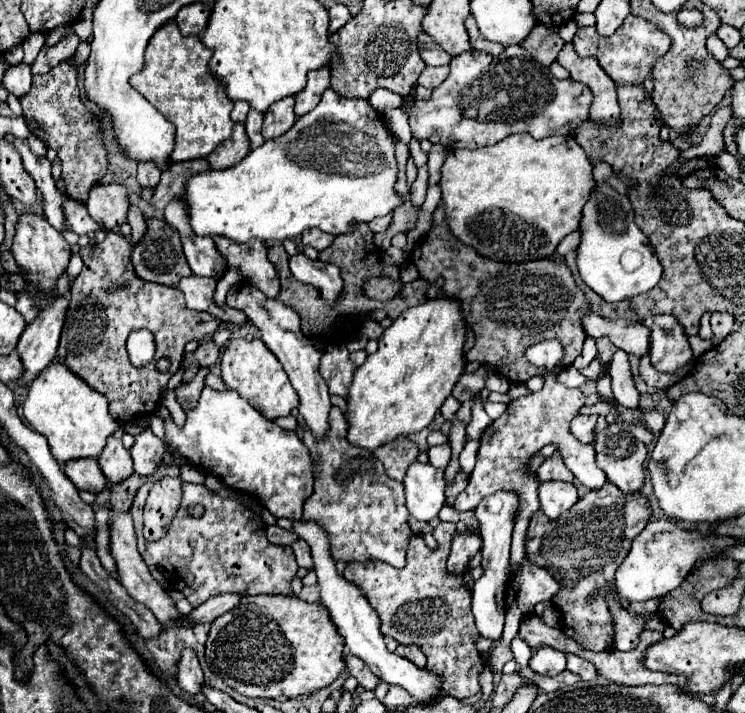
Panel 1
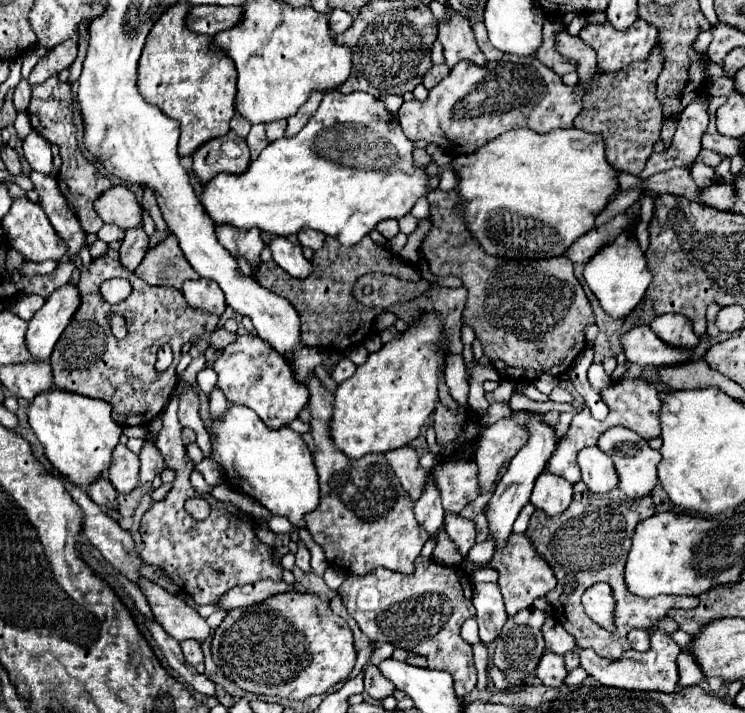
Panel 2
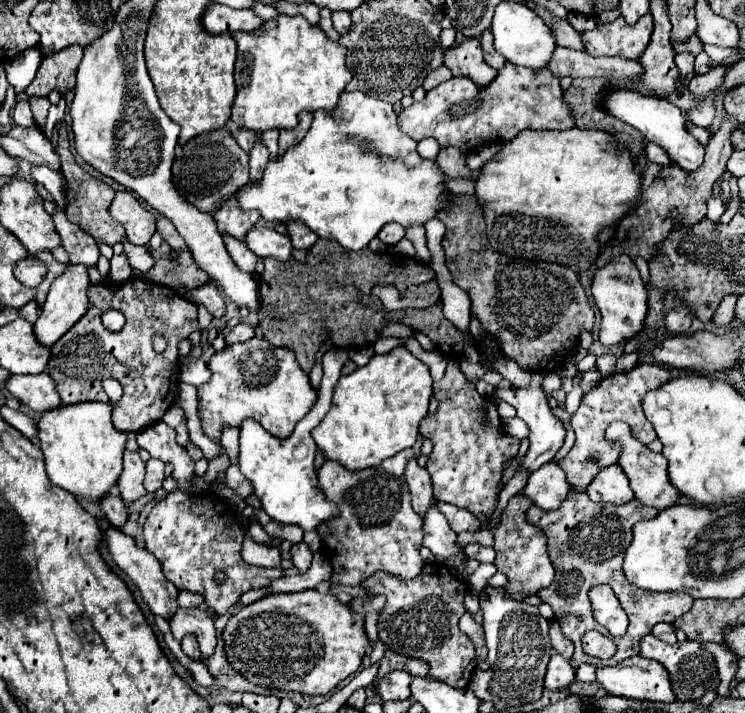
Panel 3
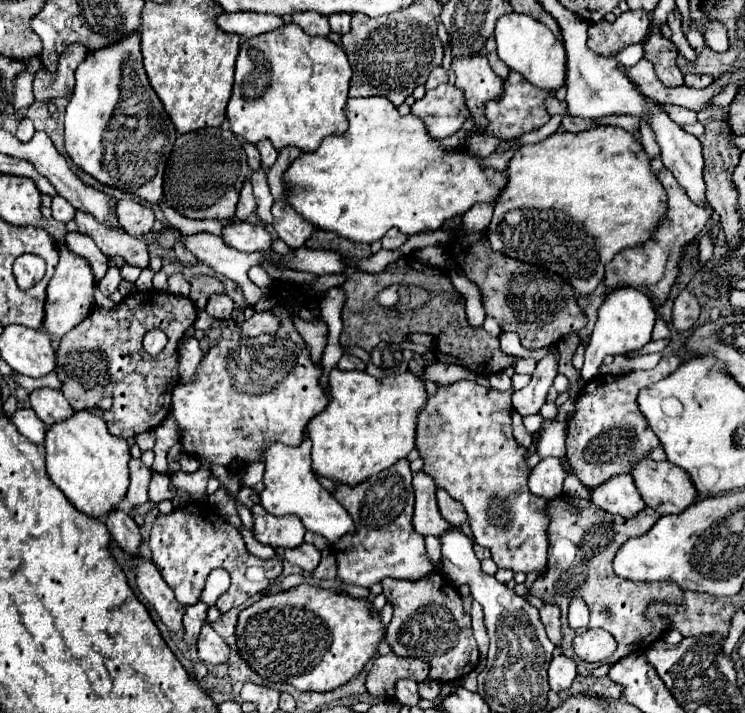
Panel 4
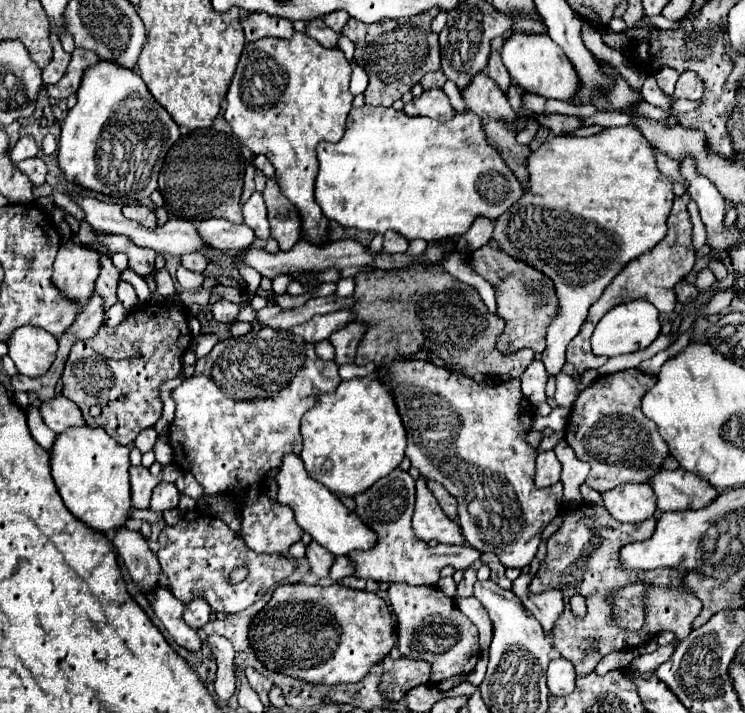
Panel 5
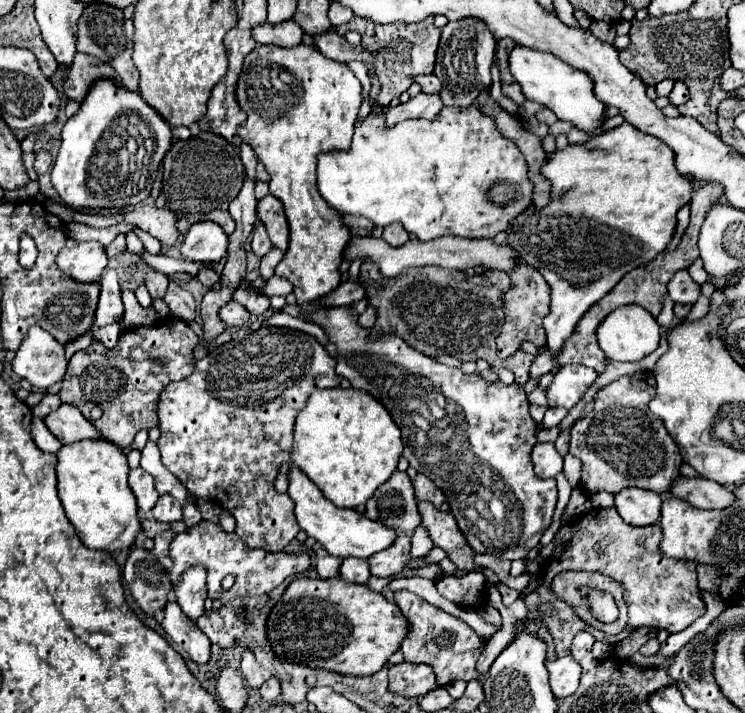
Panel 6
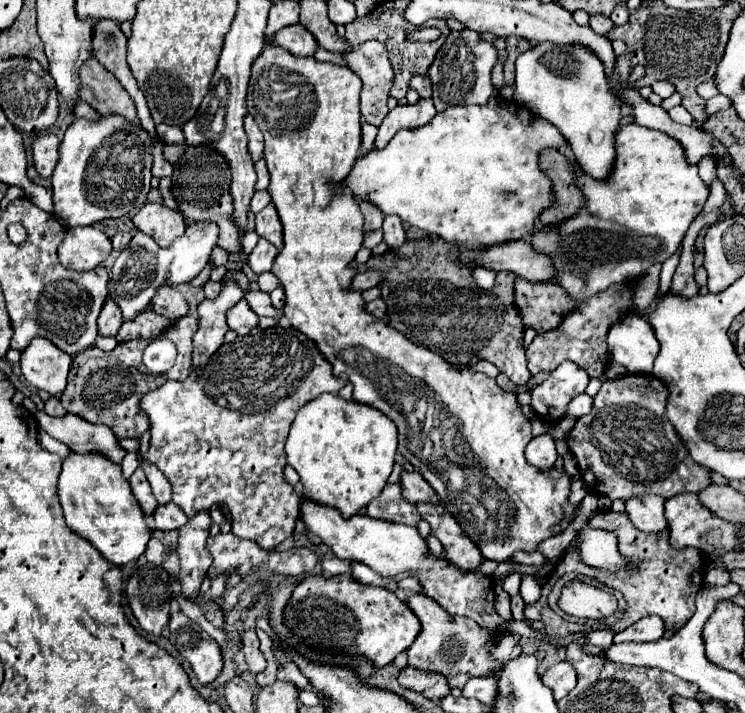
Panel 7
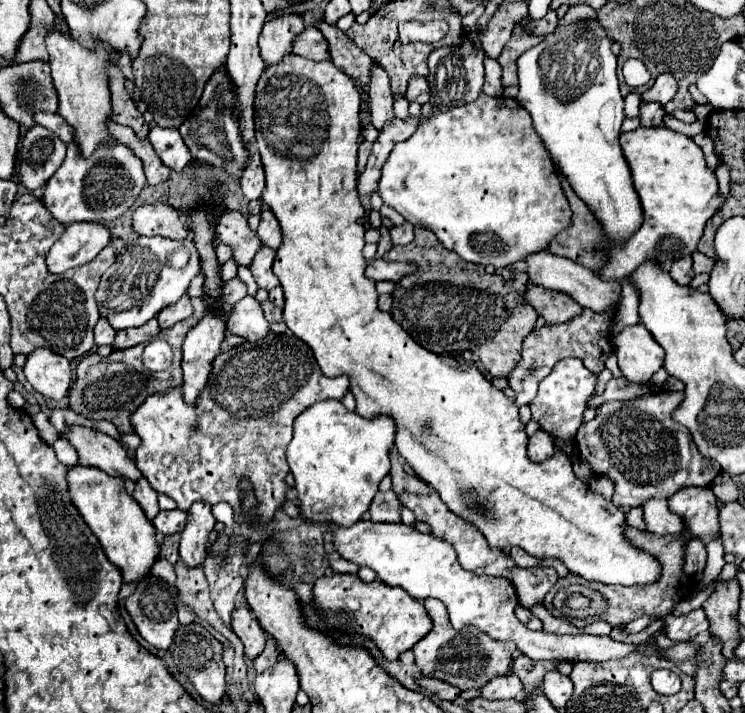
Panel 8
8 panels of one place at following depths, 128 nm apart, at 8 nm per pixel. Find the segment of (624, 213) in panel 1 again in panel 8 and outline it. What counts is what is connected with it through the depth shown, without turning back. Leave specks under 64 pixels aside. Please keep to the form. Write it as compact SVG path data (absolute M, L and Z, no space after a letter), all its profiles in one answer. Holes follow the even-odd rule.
M644 324L628 326L614 338L618 368L630 382L650 382L654 372L664 364L664 350Z

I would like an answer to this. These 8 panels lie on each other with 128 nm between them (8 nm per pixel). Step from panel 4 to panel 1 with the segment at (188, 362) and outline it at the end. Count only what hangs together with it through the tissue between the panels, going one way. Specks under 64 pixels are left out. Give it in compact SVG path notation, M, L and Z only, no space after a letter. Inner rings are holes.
M204 386L198 406L186 414L184 428L178 428L168 410L160 404L156 410L166 424L168 442L180 450L180 456L200 470L218 476L228 488L256 498L276 518L300 520L304 502L312 496L312 458L296 432L284 430L254 410L240 394L232 390L216 392Z

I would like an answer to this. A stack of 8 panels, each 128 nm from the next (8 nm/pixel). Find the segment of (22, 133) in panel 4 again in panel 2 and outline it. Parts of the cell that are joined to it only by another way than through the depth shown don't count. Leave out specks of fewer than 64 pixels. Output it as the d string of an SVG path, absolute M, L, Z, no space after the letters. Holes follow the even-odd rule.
M22 80L14 88L14 106L16 106L16 112L26 112L28 104L30 104L30 84Z

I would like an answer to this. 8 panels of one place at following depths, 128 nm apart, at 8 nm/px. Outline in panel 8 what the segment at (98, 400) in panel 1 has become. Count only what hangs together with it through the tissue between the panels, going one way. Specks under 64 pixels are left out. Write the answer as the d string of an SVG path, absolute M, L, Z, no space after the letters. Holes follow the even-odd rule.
M74 466L68 470L68 484L74 506L100 540L108 560L122 572L124 582L138 582L140 578L148 576L154 562L158 560L156 530L138 502L124 490L124 480L112 478L98 468Z

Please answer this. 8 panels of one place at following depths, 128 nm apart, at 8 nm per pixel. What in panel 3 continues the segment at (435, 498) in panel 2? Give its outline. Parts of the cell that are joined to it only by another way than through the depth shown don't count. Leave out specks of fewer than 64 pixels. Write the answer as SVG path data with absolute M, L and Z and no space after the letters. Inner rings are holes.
M432 504L428 516L424 516L424 546L428 546L432 554L442 556L450 568L464 574L464 562L468 556L456 542L456 534L452 534L448 520L436 510L436 504Z

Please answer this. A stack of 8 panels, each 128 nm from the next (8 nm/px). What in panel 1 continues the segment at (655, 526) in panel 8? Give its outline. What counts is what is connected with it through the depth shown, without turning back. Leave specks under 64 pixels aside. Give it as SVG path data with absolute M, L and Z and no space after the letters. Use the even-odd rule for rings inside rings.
M544 340L538 342L534 346L530 346L526 350L526 358L530 364L538 366L538 368L548 368L548 372L544 374L544 388L540 392L532 392L528 396L516 398L510 402L508 410L494 420L482 434L480 438L480 450L478 450L478 458L476 458L476 466L470 474L470 484L466 486L466 490L456 498L456 510L466 512L476 508L476 504L480 504L480 500L484 496L490 496L494 492L500 490L514 490L520 496L520 516L516 518L514 524L514 532L512 532L512 556L510 556L510 566L516 572L520 560L524 558L524 540L526 540L526 530L528 530L528 522L530 516L540 508L538 506L538 486L536 480L532 478L532 474L528 472L528 460L532 458L532 454L540 452L546 444L554 442L558 446L558 452L564 458L564 464L568 466L568 470L574 472L574 476L588 488L598 490L606 484L606 476L604 472L600 472L600 468L596 466L596 452L592 444L582 444L578 442L570 432L570 420L574 416L578 416L578 410L586 404L584 394L580 392L580 388L566 388L564 384L560 384L556 380L556 374L562 372L562 366L558 366L558 360L562 358L562 346L558 340Z

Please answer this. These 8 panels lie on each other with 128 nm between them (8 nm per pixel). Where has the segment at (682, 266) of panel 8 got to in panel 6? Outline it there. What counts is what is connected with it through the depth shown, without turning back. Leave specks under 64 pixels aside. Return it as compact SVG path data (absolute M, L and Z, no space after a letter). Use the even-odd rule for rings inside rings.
M682 270L682 272L676 272L672 276L672 280L668 282L668 294L674 302L680 302L680 304L694 304L700 296L700 286L690 278L688 270ZM690 292L696 292L690 294Z

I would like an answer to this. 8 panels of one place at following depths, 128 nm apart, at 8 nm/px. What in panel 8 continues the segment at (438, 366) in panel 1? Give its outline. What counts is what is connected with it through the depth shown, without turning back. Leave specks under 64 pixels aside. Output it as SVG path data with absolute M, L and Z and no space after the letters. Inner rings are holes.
M322 400L304 410L294 420L294 438L286 450L296 498L300 500L300 516L316 524L356 524L370 508L380 480L390 470L388 454L394 444L394 432L392 418L366 420L356 412L348 412L336 400Z

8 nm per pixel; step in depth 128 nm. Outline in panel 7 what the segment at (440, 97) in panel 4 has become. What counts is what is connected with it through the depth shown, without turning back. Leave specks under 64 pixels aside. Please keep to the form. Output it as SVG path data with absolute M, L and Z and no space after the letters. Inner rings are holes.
M418 100L418 104L414 104L414 106L408 106L408 104L406 106L396 106L394 110L388 112L384 122L380 124L374 148L376 150L384 148L400 128L424 126L434 116L436 116L436 108L432 104L432 100Z

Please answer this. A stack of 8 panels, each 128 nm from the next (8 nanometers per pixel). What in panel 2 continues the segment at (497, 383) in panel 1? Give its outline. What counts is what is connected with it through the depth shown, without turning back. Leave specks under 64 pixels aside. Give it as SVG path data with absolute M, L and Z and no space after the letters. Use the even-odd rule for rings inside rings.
M514 391L514 394L510 399L510 408L515 410L529 410L539 413L546 413L548 411L556 410L560 413L570 412L573 410L573 406L569 403L555 403L551 400L547 402L537 402L529 399L524 394Z

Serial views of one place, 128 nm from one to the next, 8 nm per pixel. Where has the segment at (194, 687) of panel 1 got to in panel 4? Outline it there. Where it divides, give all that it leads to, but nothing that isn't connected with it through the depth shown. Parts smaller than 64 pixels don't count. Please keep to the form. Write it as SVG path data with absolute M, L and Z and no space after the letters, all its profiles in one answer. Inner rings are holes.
M198 602L198 604L186 608L186 614L184 614L184 640L188 644L196 644L198 634L202 630L204 622L206 622L206 616L208 616L208 604L204 604L204 602Z

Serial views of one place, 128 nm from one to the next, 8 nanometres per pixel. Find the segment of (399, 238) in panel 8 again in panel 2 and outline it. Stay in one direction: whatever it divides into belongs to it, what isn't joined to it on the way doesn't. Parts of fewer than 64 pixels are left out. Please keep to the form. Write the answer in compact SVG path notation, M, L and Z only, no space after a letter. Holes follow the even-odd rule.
M382 220L378 226L376 226L376 230L386 238L386 240L390 240L390 238L394 238L400 230L398 230L398 220Z

